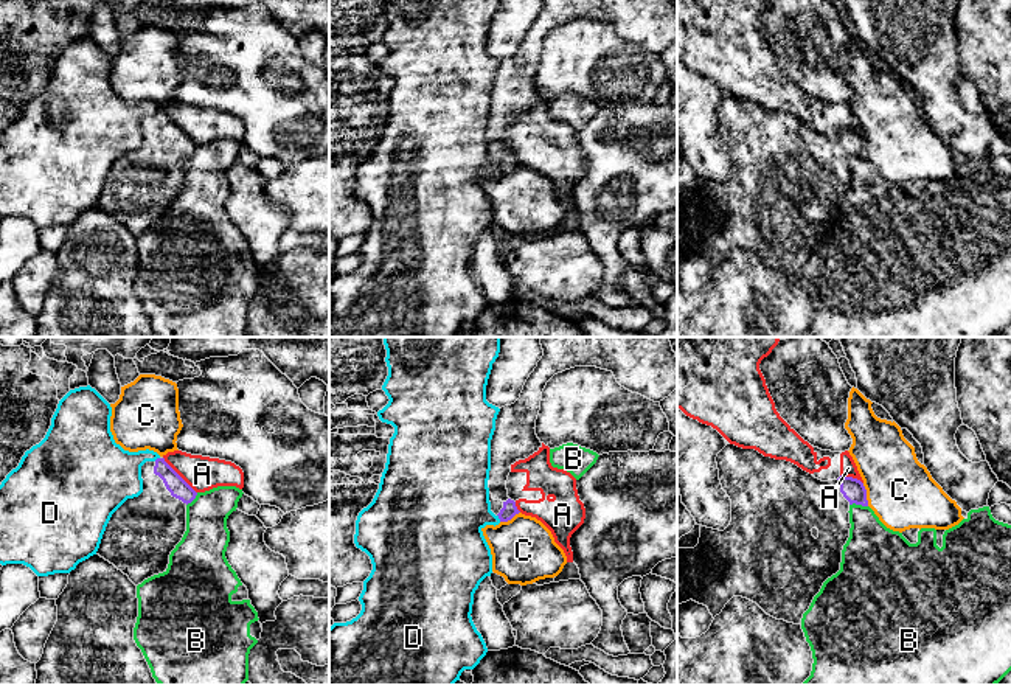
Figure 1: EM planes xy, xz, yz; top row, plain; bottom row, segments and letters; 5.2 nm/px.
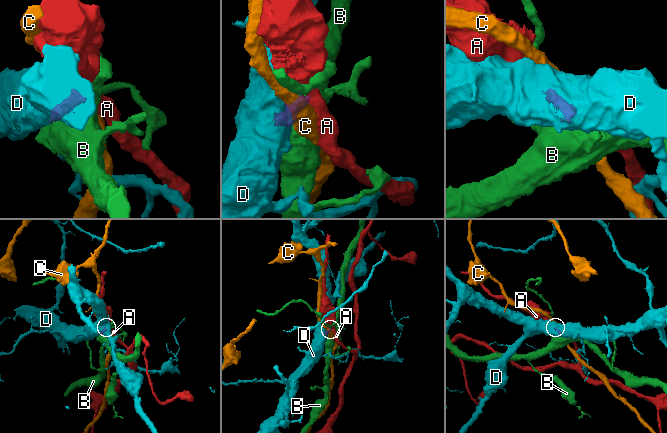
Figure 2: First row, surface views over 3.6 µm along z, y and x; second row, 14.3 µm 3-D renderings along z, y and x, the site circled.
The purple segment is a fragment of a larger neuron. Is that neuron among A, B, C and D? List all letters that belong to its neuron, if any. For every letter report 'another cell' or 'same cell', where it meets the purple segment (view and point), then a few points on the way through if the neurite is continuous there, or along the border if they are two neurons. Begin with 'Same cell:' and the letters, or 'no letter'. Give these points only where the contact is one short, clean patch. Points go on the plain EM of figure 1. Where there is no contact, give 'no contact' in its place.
Same cell: no letter
A: another cell | xy (179, 128) | along xy (163, 109), (196, 145)
B: another cell | yz (859, 156)
C: another cell | yz (865, 146)
D: another cell | xz (499, 170)

